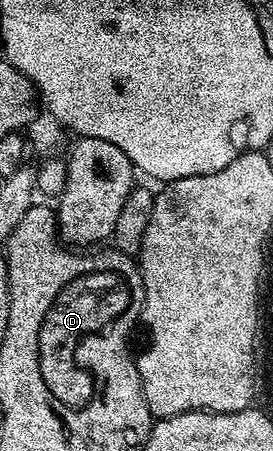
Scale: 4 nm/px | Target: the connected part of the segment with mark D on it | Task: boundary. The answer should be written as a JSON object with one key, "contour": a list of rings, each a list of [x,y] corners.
{"contour":[[[92,268],[71,276],[59,286],[47,306],[47,313],[40,317],[38,336],[35,339],[35,363],[38,364],[39,378],[47,378],[47,396],[49,402],[73,402],[83,404],[91,400],[97,384],[91,376],[81,376],[75,372],[81,358],[81,344],[93,344],[103,336],[103,340],[111,338],[111,268]]]}

